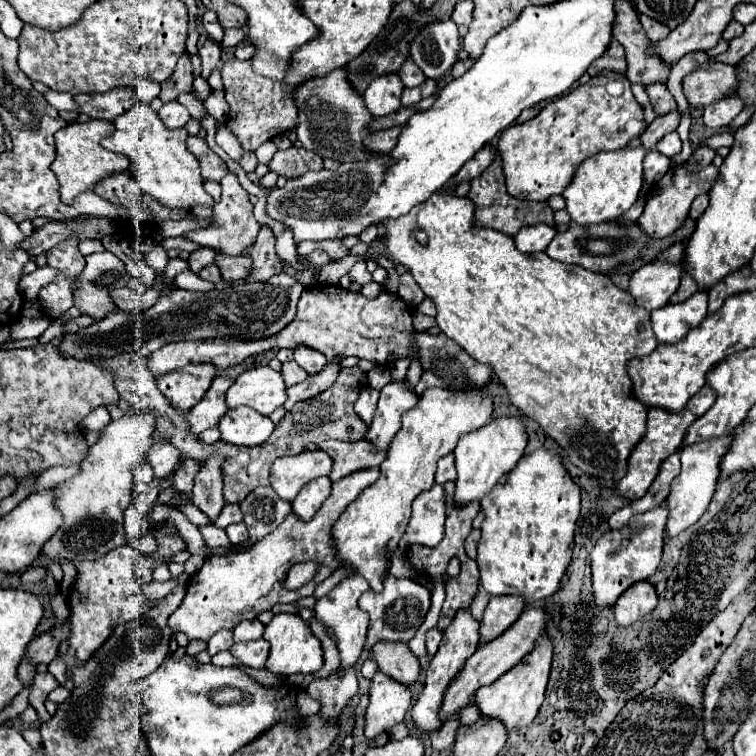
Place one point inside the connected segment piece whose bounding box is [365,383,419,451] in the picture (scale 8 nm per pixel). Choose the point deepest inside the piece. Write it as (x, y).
(395, 399)

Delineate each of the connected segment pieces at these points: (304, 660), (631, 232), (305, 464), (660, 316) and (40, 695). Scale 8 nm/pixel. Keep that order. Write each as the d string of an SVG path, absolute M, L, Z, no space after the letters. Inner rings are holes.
M277 613L267 625L265 625L265 635L271 643L271 653L265 663L265 669L275 673L275 675L293 675L293 673L315 673L323 667L323 649L321 641L311 633L309 625L295 613Z
M571 223L567 231L555 235L555 239L547 245L545 253L551 259L561 261L561 263L573 263L573 265L581 265L589 271L607 273L621 263L635 261L639 251L647 245L647 241L651 241L651 239L643 231L639 231L637 223L631 223L627 227L621 227L617 223L597 223L591 227L577 227L577 223Z
M303 451L295 457L281 457L271 467L271 487L281 499L293 501L303 485L329 475L331 467L333 461L325 451Z
M697 291L687 301L651 311L653 333L659 343L677 343L689 329L697 327L707 315L707 293Z
M47 671L47 673L37 673L35 679L33 679L33 687L31 687L31 695L29 695L29 703L35 707L37 715L41 721L49 721L51 715L47 713L45 709L45 699L47 695L57 689L57 679L55 679L55 685L53 685L53 675Z

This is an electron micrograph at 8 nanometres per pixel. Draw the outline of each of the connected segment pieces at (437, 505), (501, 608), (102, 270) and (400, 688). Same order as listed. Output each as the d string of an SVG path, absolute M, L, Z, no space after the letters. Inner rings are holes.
M433 485L429 491L423 491L413 501L413 515L399 541L401 549L409 545L427 545L435 547L443 539L443 523L445 523L445 491L441 485Z
M499 595L491 597L483 621L481 621L481 643L493 641L499 637L503 631L507 631L523 613L523 599L519 595Z
M93 253L87 255L87 265L79 275L79 285L73 291L73 303L81 311L81 315L89 315L95 321L101 321L108 314L107 310L116 312L118 308L110 299L108 291L125 287L131 275L127 273L121 259L113 253ZM103 310L103 317L101 317Z
M377 671L371 679L369 699L371 703L367 707L365 737L373 739L405 719L405 713L411 705L411 689Z

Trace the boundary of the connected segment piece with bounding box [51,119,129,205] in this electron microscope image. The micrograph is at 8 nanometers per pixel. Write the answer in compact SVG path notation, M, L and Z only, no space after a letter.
M89 119L85 123L71 123L55 133L57 157L51 163L51 171L57 175L59 195L65 205L71 205L79 193L89 191L105 175L129 169L129 159L125 155L115 155L99 145L99 141L113 131L111 127L113 123L107 123L107 119Z

